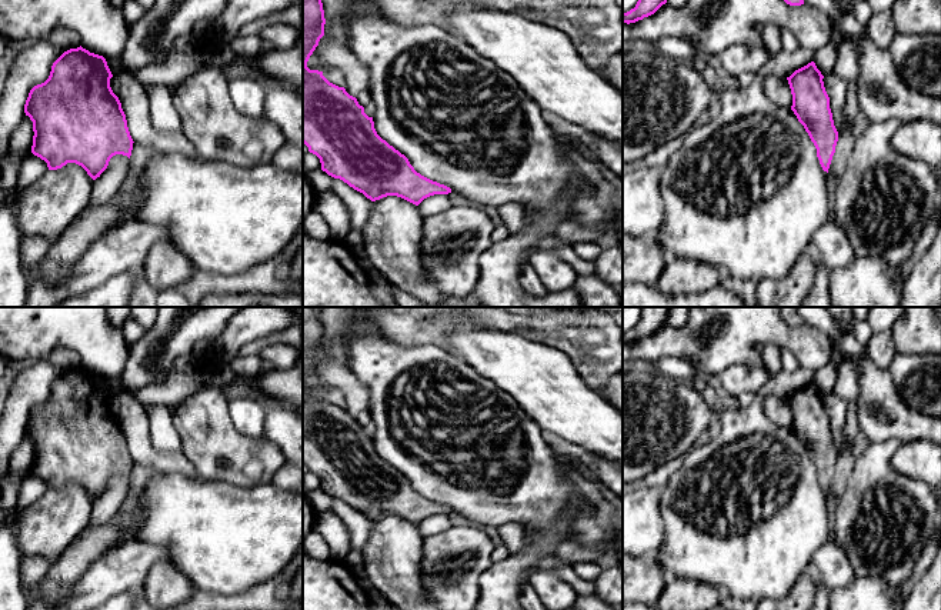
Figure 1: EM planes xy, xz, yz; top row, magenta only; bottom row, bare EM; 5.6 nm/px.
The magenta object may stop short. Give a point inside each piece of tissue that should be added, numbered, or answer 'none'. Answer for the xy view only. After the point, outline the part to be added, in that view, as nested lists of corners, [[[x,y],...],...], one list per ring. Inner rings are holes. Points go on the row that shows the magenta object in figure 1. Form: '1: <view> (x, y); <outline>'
none

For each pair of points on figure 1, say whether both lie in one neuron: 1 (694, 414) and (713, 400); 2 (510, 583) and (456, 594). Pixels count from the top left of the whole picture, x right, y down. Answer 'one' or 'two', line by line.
1: two
2: two

